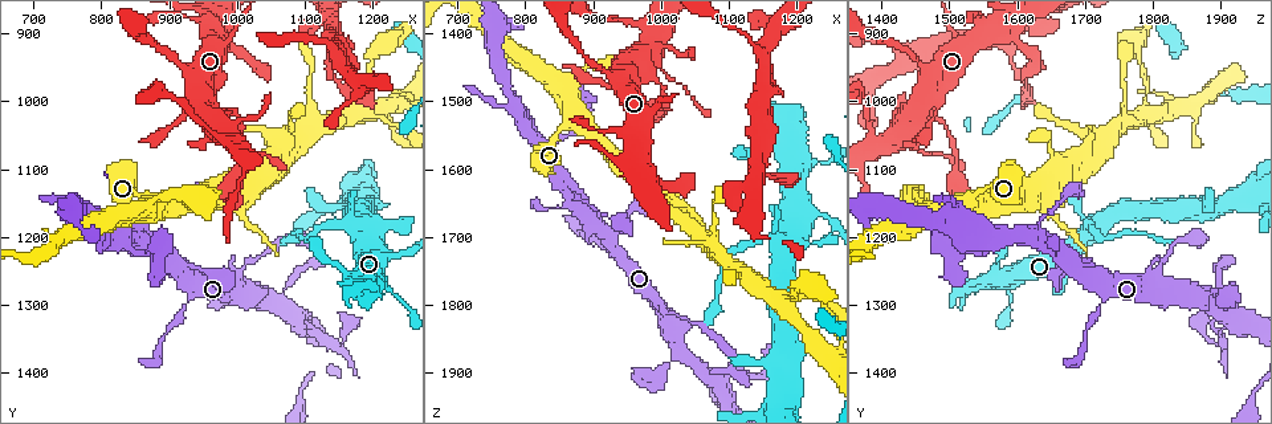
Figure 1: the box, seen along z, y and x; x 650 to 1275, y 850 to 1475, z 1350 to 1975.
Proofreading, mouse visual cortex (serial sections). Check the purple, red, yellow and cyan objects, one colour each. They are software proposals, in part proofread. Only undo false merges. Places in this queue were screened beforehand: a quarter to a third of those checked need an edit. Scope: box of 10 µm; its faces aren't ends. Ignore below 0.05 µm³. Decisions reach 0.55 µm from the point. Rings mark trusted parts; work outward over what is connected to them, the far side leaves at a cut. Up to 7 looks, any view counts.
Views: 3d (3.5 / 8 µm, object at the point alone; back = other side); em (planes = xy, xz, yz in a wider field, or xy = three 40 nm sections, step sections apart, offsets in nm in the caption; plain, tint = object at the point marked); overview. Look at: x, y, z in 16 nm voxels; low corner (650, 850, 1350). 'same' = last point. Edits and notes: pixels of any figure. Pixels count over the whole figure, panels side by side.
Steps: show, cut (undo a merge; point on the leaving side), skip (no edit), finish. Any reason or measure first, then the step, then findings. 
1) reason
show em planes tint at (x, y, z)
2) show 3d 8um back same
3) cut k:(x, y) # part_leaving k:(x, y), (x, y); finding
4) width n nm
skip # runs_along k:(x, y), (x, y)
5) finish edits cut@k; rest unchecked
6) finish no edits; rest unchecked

three arms meet
show 3d 3.5um at (1175, 1260, 1575)

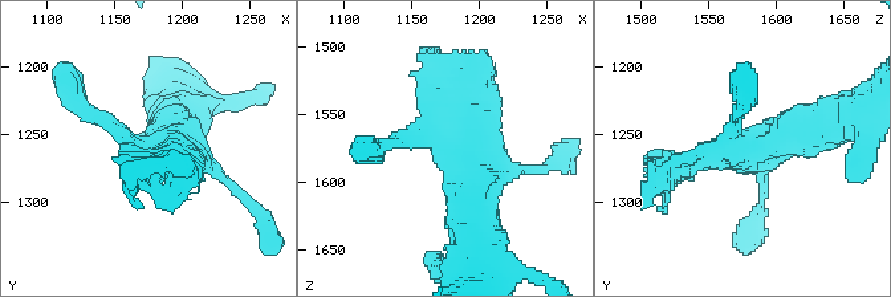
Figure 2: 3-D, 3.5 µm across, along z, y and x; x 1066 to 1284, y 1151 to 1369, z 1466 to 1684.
shape alone is not enough
show em xy step 1 tint at (1174, 1260, 1574)

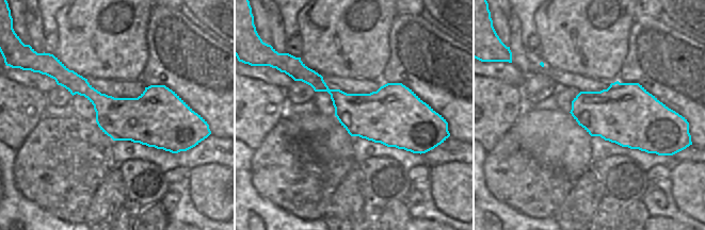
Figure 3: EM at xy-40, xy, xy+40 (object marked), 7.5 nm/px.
skip # runs_along 2:(174, 127), (142, 147), (77, 102); continuous, no second cell

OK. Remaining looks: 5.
side arm on a straight run
show 3d 3.5um at (875, 1145, 1525)

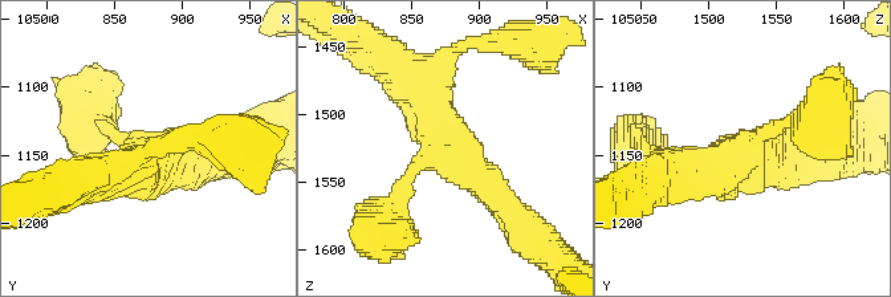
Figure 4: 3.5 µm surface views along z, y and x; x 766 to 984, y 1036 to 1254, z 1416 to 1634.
show em xy step 2 tint at (874, 1148, 1528)

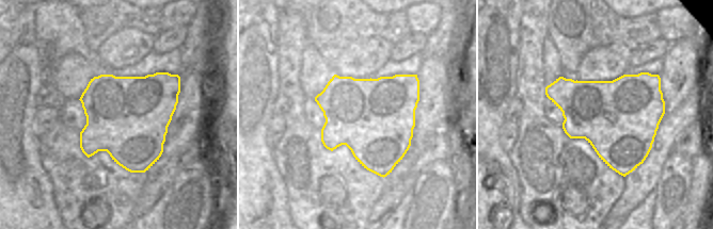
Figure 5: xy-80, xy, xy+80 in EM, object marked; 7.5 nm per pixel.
skip # runs_along 4:(97, 121), (142, 153), (215, 149); one cell here

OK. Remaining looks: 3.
three-way junction
show 3d 3.5um at (1185, 1190, 1705)

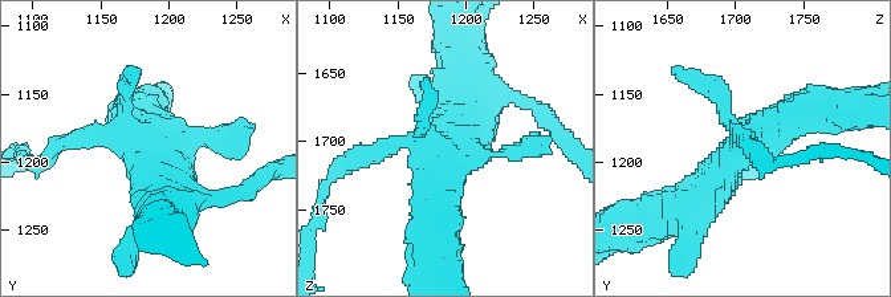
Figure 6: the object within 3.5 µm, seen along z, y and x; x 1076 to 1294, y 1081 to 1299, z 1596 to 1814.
need the tissue
show em xy step 3 plain at (1188, 1186, 1704)

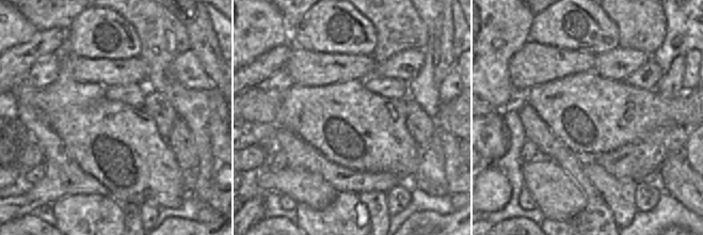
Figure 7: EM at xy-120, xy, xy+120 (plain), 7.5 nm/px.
with the object marked
show em xy step 3 tint same

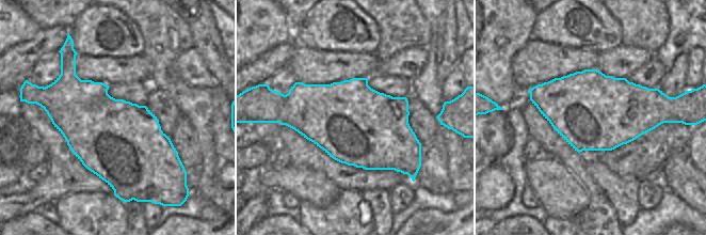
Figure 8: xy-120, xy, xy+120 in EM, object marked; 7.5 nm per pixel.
width 600 nm
cut 6:(61, 141) # part_leaving 6:(112, 137), (72, 137), (35, 165); a second cell is stuck on

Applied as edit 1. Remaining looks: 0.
finish edits cut@6; rest unchecked

